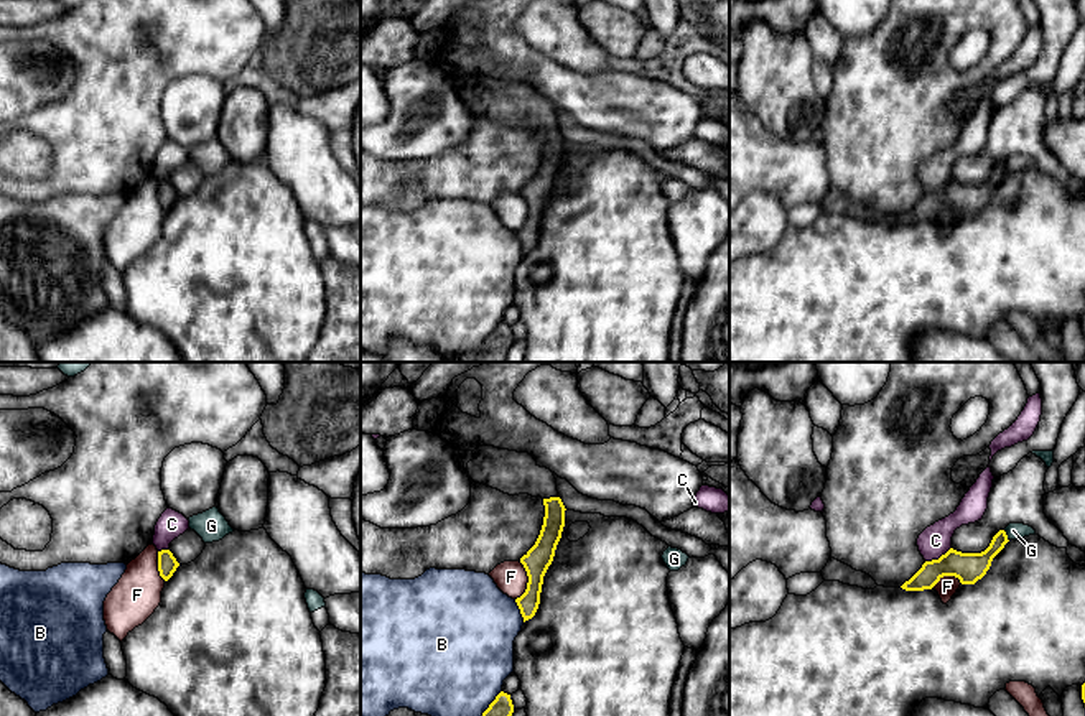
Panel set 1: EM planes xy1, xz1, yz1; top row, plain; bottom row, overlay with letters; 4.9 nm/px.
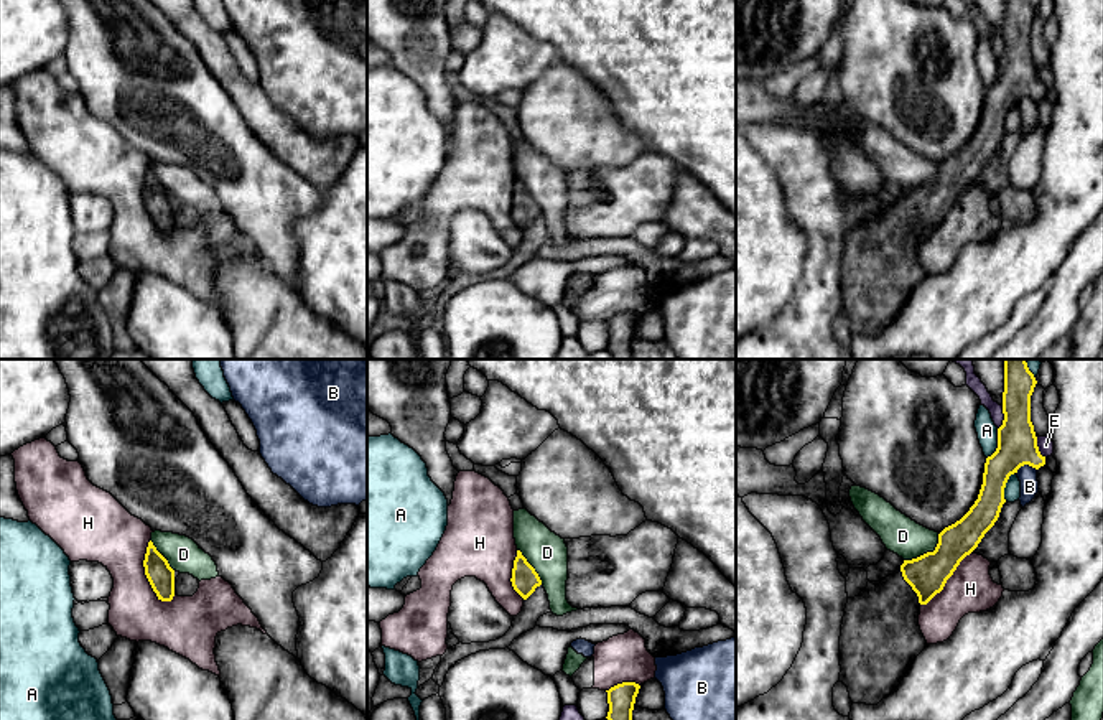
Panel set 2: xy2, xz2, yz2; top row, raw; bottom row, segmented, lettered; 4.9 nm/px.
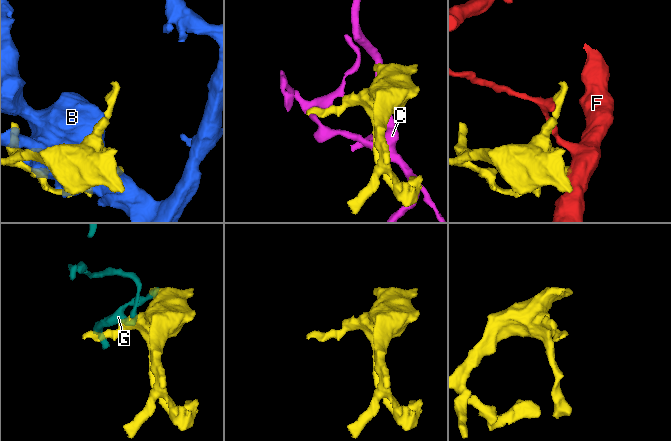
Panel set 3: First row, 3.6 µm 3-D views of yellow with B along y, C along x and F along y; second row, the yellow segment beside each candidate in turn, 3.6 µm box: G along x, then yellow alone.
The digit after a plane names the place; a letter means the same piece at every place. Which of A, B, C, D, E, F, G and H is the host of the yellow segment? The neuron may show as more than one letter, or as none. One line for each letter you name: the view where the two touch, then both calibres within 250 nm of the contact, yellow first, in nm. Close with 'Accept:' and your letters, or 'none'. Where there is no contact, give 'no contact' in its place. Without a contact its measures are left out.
Accept: none

